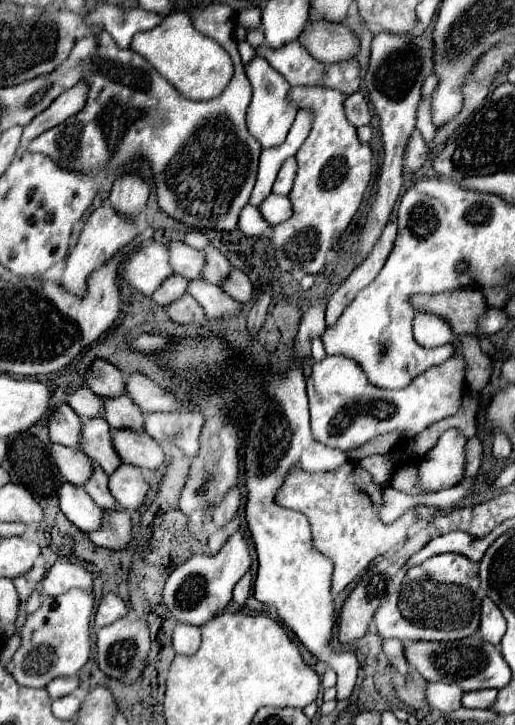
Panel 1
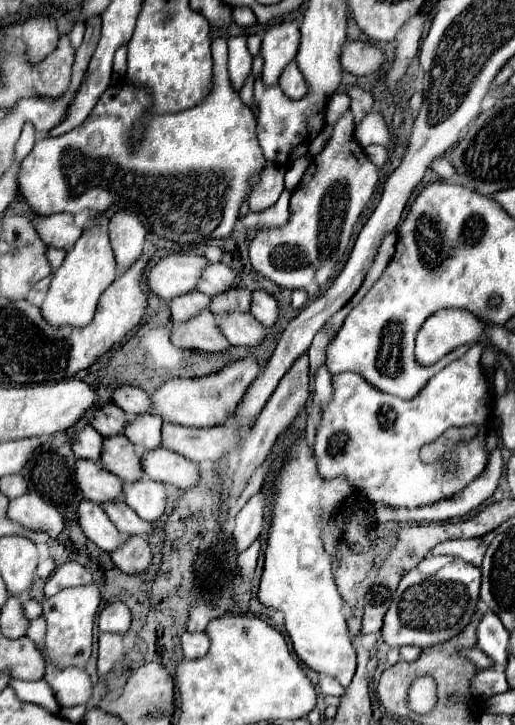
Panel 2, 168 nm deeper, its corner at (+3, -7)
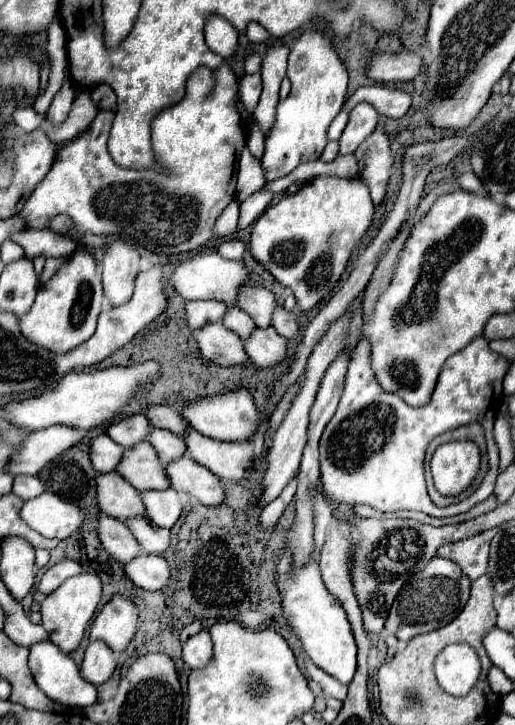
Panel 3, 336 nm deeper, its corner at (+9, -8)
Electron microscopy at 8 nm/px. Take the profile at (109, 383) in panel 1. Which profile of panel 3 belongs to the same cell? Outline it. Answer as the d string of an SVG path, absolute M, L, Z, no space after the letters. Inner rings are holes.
M152 404L146 408L144 416L150 420L150 424L154 428L166 428L178 436L184 434L184 428L188 426L184 422L182 416L178 416L178 410L172 408L172 406L166 406L166 404Z

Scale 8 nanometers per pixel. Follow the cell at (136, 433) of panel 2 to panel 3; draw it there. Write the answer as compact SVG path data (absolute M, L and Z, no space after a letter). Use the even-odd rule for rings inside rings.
M152 428L152 432L148 434L148 442L158 452L158 458L162 464L168 464L168 460L176 460L184 454L184 442L180 440L180 436L172 434L168 430Z

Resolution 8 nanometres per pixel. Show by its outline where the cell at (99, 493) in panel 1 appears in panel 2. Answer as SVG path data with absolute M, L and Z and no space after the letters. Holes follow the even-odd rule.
M118 499L114 503L104 503L102 505L106 515L112 519L112 523L118 527L120 533L132 537L132 535L150 535L152 533L152 523L142 521L134 509L130 509L124 499Z

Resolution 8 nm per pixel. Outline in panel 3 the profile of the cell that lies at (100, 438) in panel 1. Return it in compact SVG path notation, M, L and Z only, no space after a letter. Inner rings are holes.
M140 442L124 450L116 472L126 478L136 490L162 490L168 488L168 478L164 476L164 466L158 462L154 448Z

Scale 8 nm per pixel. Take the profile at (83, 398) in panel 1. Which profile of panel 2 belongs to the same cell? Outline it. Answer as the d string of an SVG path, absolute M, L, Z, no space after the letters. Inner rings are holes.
M104 405L104 407L100 407L94 413L94 419L92 419L92 427L100 435L104 435L104 437L122 435L126 423L130 423L128 415L120 407L116 407L116 405Z

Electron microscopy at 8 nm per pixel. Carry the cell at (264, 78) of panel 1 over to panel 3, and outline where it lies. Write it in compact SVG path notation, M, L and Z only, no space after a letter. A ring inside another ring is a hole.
M306 30L294 40L288 60L288 78L292 90L286 100L278 102L276 122L264 142L262 164L268 182L290 174L302 162L320 158L326 146L326 130L346 100L348 72L322 30Z

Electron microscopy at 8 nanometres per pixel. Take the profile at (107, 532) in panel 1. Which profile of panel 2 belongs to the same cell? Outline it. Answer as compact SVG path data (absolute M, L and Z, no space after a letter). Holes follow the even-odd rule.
M128 537L124 547L110 553L112 561L118 569L122 569L128 575L140 575L146 573L152 565L152 549L146 537Z

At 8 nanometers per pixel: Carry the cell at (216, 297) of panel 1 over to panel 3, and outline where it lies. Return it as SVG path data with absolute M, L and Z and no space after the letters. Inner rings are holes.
M256 328L244 342L244 350L252 364L266 368L276 366L286 356L286 338L278 336L274 328Z

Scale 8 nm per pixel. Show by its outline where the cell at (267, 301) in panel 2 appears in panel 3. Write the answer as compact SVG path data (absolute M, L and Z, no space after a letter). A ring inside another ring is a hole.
M276 306L272 314L270 326L284 338L294 338L298 334L298 324L296 324L296 314L284 310L282 306Z

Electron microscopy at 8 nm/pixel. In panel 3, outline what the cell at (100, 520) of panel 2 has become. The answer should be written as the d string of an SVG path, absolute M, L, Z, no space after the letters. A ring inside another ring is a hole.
M106 514L98 516L98 538L102 542L102 548L118 562L128 562L134 556L140 554L140 546L136 544L136 538L128 532L126 524L110 518Z

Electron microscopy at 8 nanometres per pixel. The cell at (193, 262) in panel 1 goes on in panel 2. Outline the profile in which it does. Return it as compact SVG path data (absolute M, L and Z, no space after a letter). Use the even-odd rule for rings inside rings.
M212 263L204 269L202 279L198 283L198 291L206 295L220 295L222 291L228 291L230 287L244 287L238 273L232 271L224 263Z

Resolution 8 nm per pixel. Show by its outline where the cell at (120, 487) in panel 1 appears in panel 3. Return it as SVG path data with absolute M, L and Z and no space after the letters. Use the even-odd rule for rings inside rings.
M174 488L164 490L148 490L142 492L142 504L146 508L146 518L162 528L172 528L182 512L182 504L178 492Z

